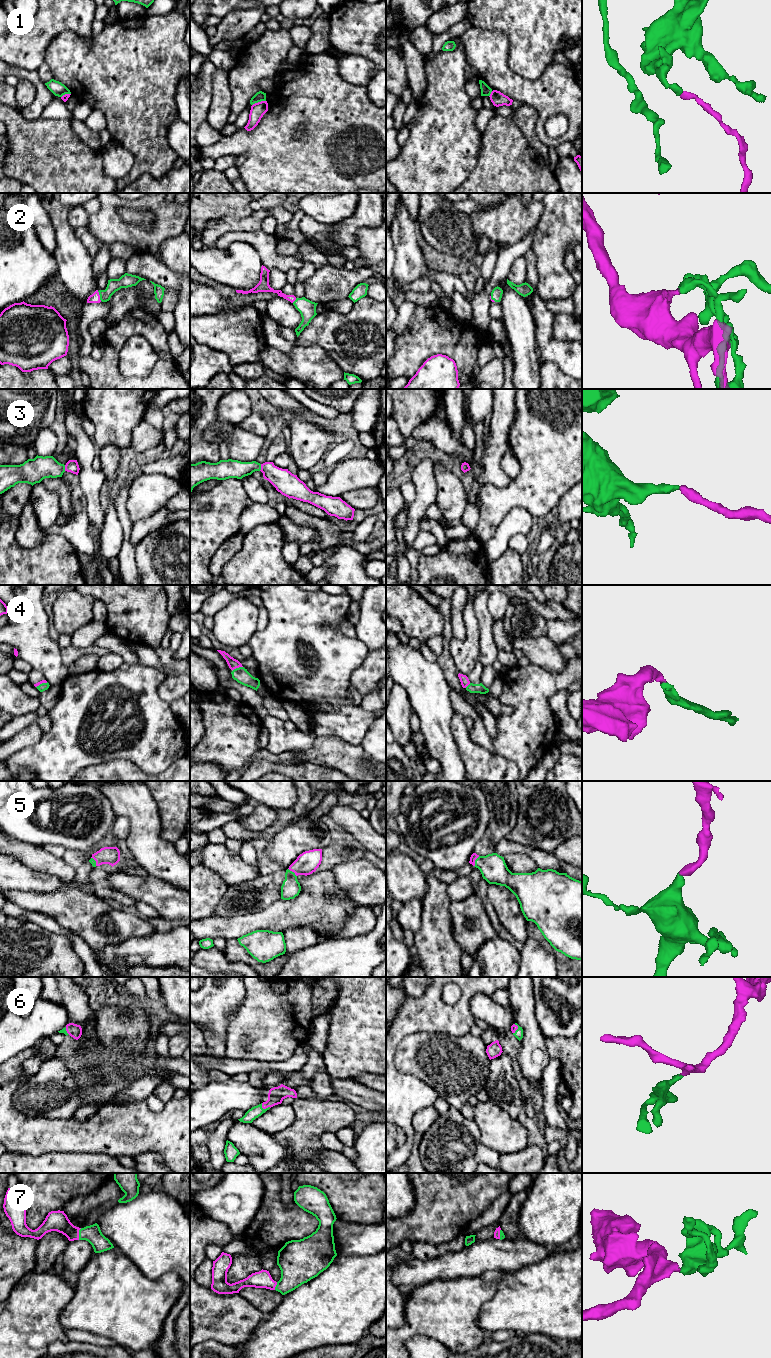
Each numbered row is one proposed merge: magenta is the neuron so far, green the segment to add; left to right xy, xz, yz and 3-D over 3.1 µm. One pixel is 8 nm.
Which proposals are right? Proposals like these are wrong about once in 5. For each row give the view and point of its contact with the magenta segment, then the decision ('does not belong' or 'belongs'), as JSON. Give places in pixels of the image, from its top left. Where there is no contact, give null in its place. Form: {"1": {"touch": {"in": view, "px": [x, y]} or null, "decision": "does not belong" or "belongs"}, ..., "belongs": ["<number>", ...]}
{"1": {"touch": {"in": "xz", "px": [258, 102]}, "decision": "does not belong"}, "2": {"touch": {"in": "xy", "px": [99, 296]}, "decision": "belongs"}, "3": {"touch": {"in": "xz", "px": [261, 467]}, "decision": "belongs"}, "4": {"touch": {"in": "xz", "px": [237, 667]}, "decision": "belongs"}, "5": {"touch": {"in": "yz", "px": [474, 861]}, "decision": "belongs"}, "6": {"touch": {"in": "xz", "px": [264, 1108]}, "decision": "belongs"}, "7": {"touch": {"in": "xy", "px": [78, 1234]}, "decision": "belongs"}, "belongs": ["2", "3", "4", "5", "6", "7"]}

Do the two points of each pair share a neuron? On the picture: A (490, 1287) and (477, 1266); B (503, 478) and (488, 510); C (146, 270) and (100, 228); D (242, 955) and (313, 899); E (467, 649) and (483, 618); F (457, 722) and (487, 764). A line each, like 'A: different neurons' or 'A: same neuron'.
A: different neurons
B: different neurons
C: different neurons
D: different neurons
E: different neurons
F: same neuron

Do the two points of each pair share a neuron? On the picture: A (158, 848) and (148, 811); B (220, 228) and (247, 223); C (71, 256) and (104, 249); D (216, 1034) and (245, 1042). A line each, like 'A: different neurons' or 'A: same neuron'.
A: same neuron
B: same neuron
C: different neurons
D: different neurons

